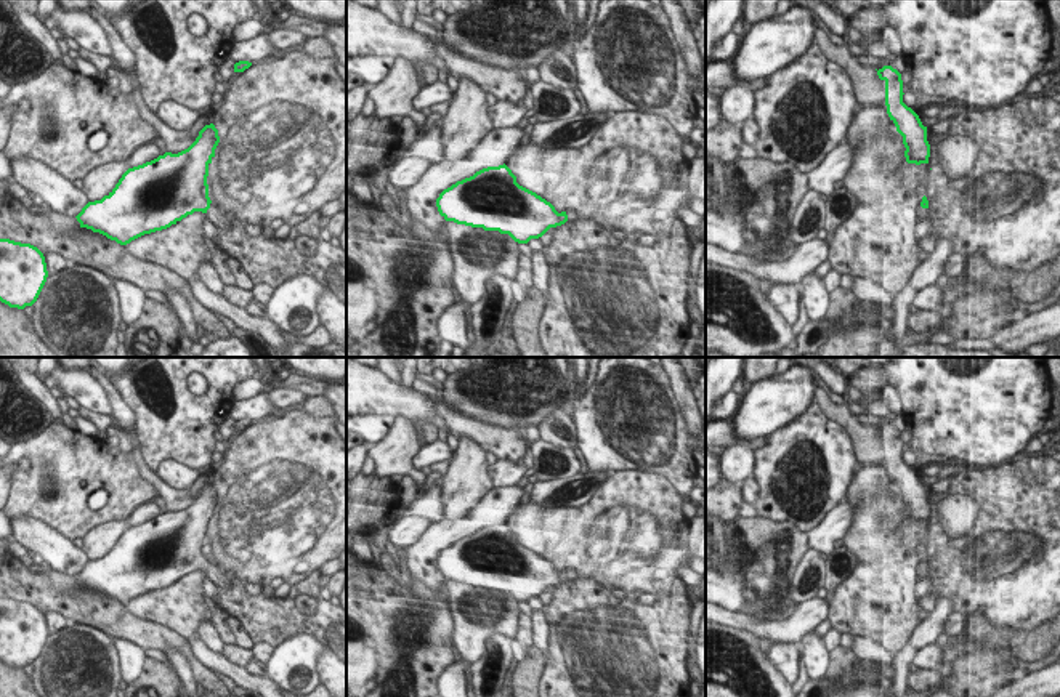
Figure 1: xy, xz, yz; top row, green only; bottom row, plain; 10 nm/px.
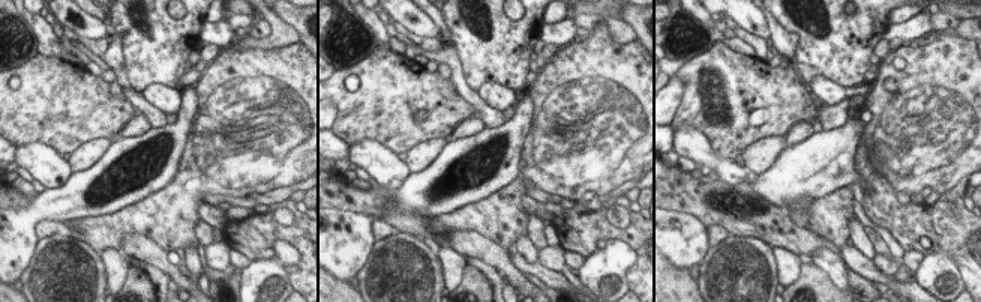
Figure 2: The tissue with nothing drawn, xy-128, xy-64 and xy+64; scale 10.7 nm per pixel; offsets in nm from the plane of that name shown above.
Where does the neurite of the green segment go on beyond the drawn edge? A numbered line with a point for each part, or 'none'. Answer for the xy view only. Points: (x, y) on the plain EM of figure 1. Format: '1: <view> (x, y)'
1: xy (214, 574).

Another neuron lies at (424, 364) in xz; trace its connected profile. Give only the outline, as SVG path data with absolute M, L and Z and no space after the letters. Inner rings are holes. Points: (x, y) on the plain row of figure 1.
M415 357L419 373L431 373L441 369L446 375L471 367L478 357Z

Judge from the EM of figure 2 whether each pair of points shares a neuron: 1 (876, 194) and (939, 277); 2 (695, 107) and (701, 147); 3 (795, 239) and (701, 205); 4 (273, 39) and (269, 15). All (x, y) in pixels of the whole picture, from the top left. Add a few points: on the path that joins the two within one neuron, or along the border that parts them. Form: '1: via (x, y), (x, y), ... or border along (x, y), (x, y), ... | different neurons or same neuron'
1: border along (924, 256), (948, 250), (954, 256), (957, 268) | different neurons
2: border along (674, 129), (695, 126), (711, 147), (722, 155) | different neurons
3: via (771, 226), (762, 220), (735, 220), (725, 215) | same neuron
4: via (275, 33), (275, 21) | same neuron

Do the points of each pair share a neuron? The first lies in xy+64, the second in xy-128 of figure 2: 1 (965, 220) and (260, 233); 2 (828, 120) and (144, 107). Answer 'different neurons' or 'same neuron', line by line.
1: same neuron
2: same neuron

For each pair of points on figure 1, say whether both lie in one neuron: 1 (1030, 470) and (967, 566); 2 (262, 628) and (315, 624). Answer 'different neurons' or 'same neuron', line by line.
1: same neuron
2: same neuron

